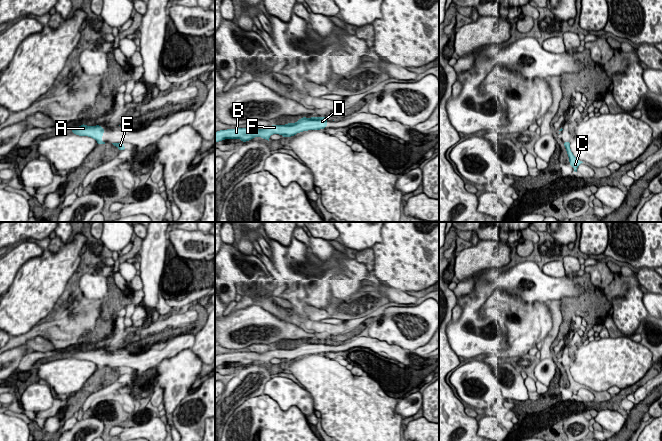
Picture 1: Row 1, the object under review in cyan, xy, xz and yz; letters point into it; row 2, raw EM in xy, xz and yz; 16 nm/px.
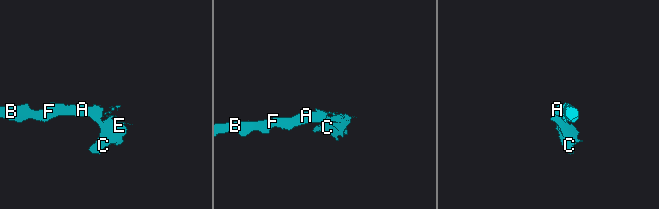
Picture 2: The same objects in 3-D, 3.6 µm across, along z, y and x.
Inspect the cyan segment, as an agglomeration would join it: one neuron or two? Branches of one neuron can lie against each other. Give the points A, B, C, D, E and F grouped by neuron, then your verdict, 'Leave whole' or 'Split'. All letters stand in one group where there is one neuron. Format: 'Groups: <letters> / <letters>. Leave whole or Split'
Groups: A B C D E F. Leave whole

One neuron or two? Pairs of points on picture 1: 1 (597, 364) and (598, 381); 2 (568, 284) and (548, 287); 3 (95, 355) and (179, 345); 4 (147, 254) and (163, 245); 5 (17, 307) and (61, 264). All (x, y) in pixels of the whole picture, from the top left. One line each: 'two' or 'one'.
1: one
2: one
3: one
4: one
5: one

